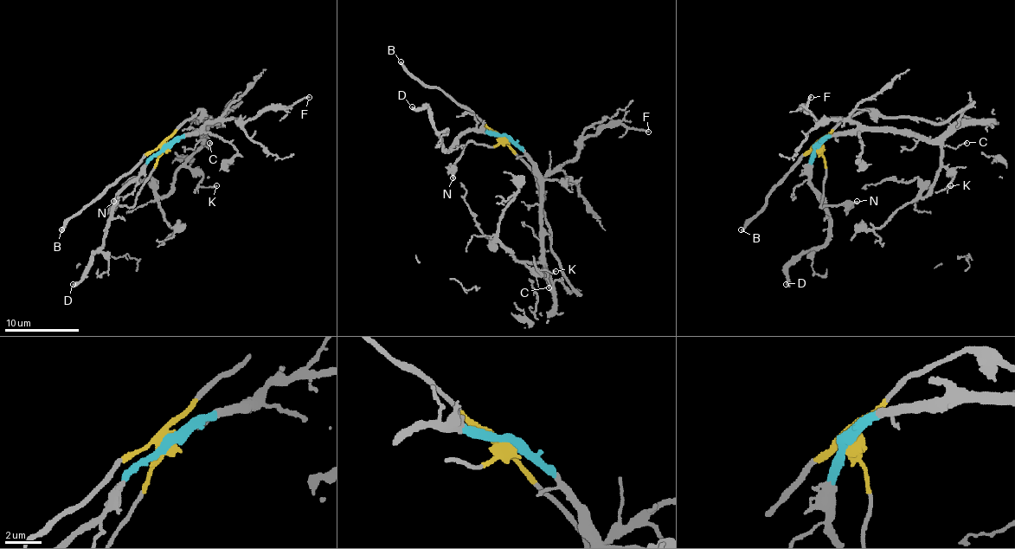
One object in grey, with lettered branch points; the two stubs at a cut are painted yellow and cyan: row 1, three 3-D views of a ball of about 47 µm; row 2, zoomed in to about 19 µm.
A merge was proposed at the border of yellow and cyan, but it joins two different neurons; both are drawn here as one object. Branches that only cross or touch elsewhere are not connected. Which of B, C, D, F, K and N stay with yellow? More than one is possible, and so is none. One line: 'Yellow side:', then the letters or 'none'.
Yellow side: B, N

